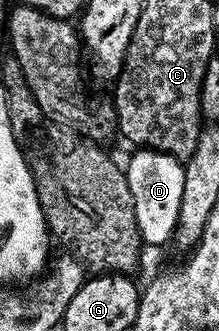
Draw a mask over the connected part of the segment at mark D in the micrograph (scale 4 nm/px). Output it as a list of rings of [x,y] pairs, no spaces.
[[[137,148],[136,154],[126,161],[130,195],[134,199],[134,215],[140,240],[145,246],[171,242],[178,223],[178,206],[182,203],[184,167],[175,157],[153,149]]]

